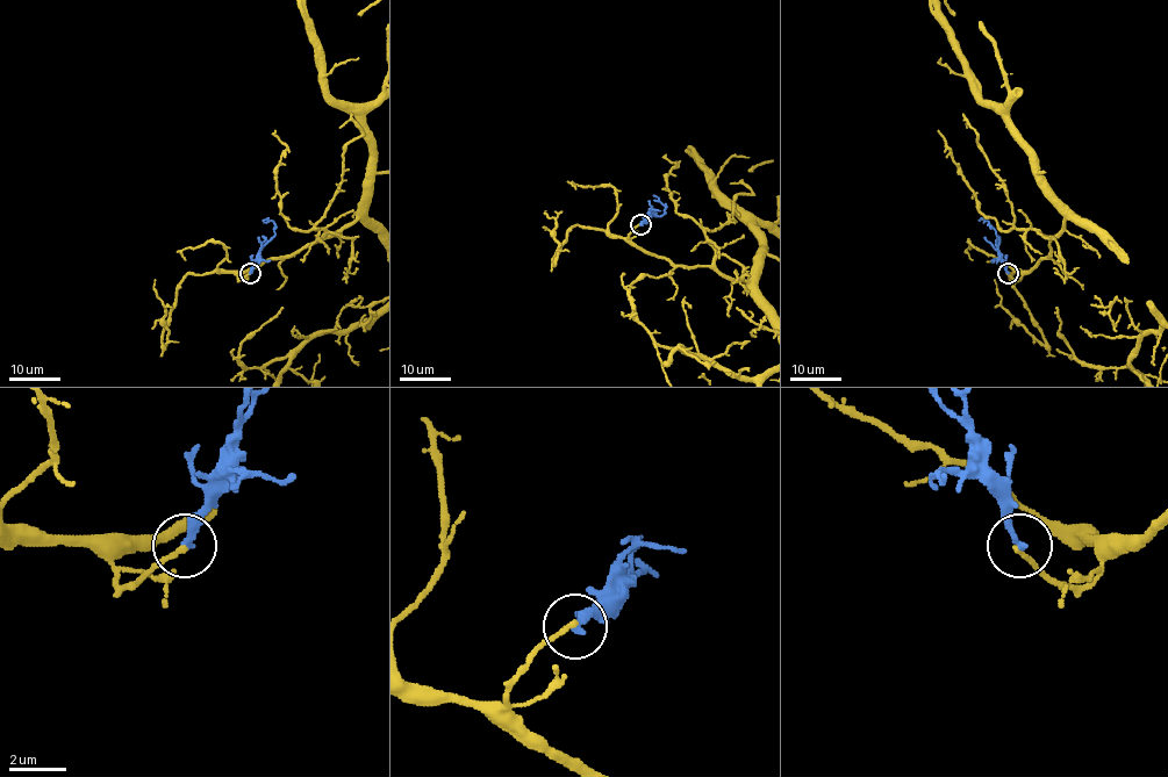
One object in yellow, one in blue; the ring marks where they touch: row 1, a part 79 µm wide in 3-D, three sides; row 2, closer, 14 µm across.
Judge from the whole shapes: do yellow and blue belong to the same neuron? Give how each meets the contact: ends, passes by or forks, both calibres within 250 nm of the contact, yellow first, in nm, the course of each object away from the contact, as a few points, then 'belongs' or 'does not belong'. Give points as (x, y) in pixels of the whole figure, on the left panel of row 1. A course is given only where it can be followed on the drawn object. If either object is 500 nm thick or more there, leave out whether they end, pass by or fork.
yellow ends | blue ends | 180/260 nm | yellow via (250, 273), (358, 216), (370, 139), (328, 92), (301, 2) | blue via (250, 273), (260, 249), (274, 235), (272, 221), (263, 221) | does not belong

